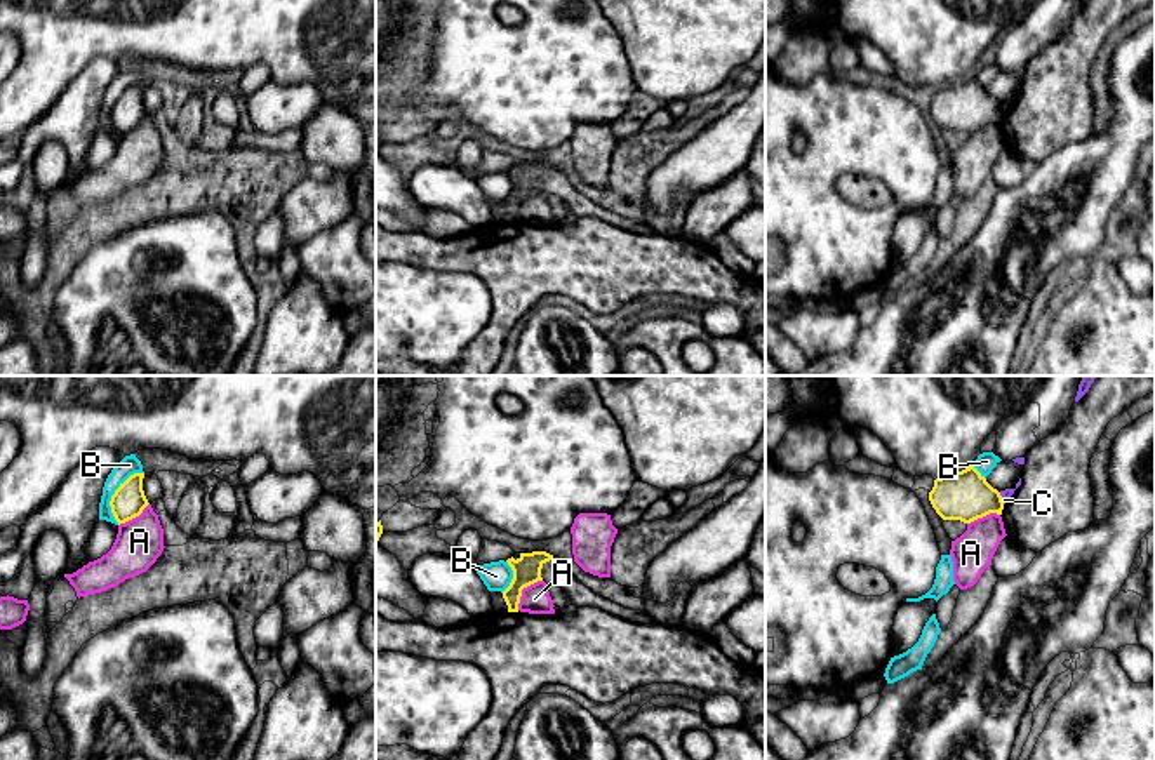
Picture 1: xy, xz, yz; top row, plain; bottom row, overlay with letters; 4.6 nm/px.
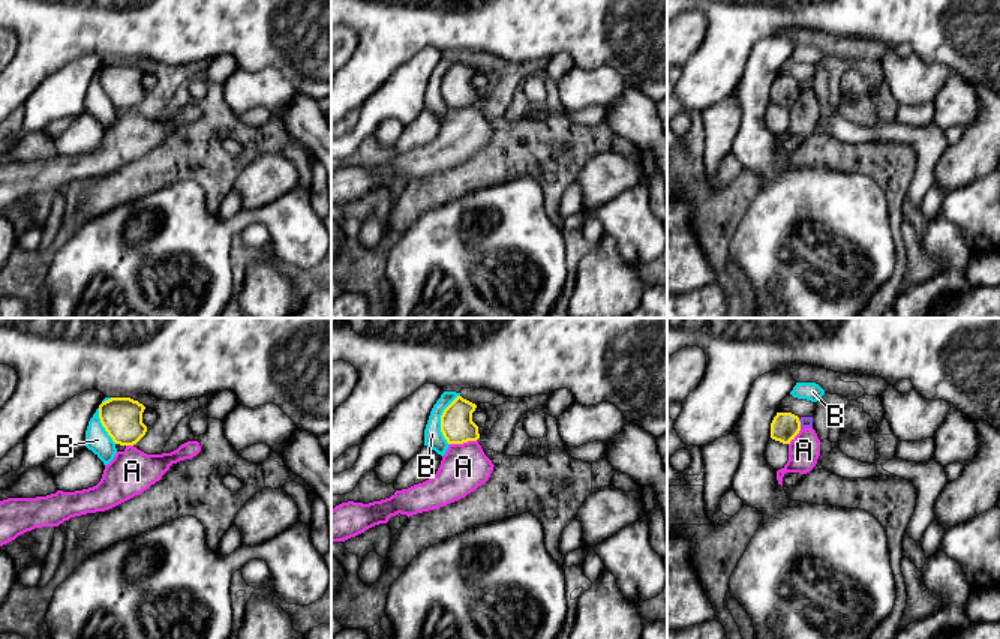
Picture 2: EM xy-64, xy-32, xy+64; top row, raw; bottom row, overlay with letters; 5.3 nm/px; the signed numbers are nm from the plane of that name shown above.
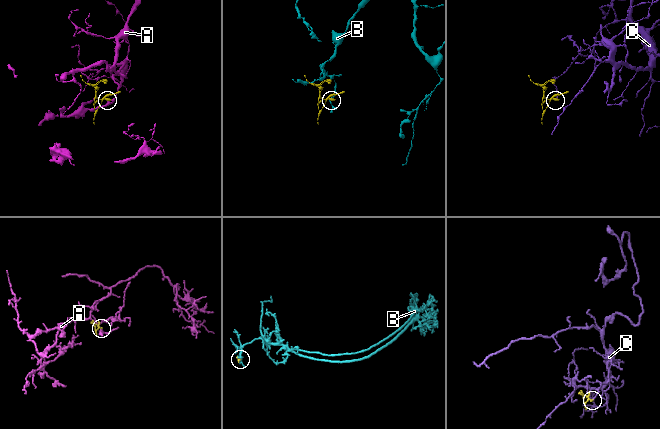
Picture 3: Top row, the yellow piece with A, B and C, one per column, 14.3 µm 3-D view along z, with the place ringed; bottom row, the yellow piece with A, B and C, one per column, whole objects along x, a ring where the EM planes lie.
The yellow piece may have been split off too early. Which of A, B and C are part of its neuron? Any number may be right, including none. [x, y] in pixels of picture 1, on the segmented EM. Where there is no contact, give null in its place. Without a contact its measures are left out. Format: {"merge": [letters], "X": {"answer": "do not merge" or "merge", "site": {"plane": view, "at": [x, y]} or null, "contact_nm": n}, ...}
{"merge": [], "A": {"answer": "do not merge", "site": {"plane": "xz", "at": [522, 588]}, "contact_nm": 180}, "B": {"answer": "do not merge", "site": {"plane": "xy", "at": [113, 494]}, "contact_nm": 280}, "C": {"answer": "do not merge", "site": {"plane": "yz", "at": [1001, 498]}, "contact_nm": 60}}

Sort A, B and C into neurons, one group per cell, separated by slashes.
A / B / C

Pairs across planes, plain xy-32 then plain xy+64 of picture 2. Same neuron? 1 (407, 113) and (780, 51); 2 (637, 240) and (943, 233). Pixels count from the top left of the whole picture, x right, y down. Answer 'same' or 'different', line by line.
1: same
2: different

